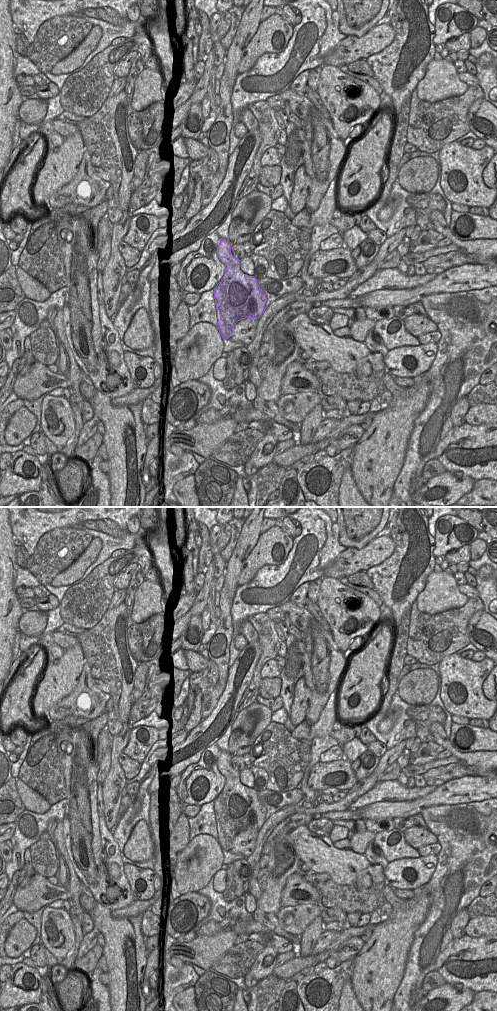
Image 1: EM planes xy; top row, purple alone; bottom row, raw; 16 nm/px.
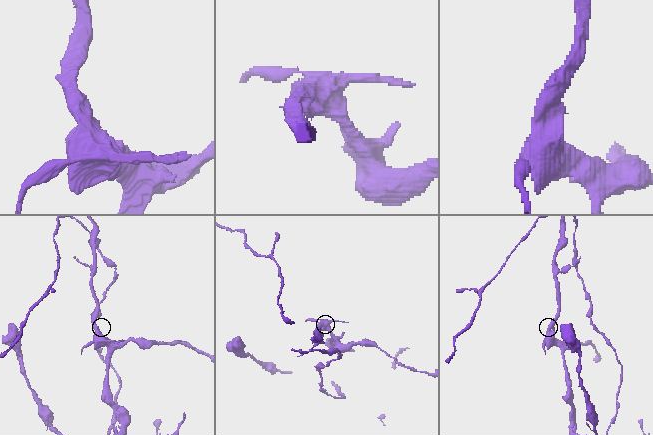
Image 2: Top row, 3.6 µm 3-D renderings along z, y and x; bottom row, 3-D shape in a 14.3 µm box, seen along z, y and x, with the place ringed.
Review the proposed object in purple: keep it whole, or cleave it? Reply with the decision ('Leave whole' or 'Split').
Split.

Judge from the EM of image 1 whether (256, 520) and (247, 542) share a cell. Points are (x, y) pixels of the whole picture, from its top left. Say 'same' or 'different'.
same

